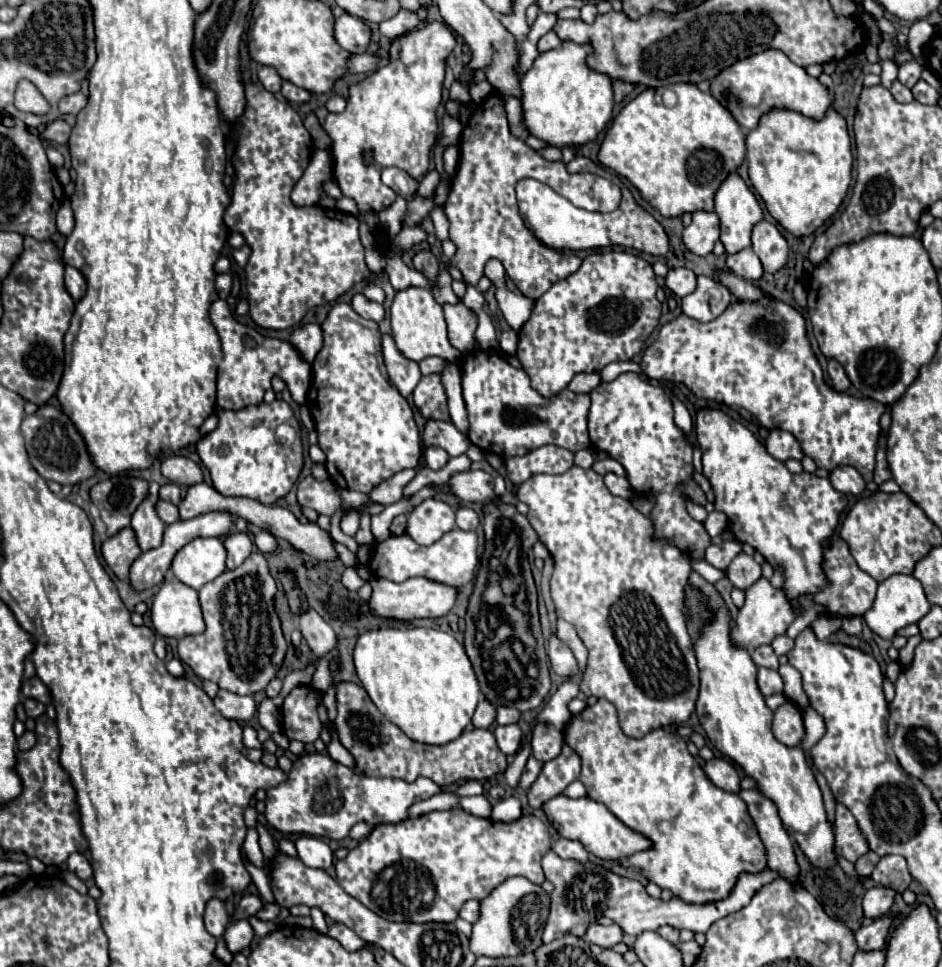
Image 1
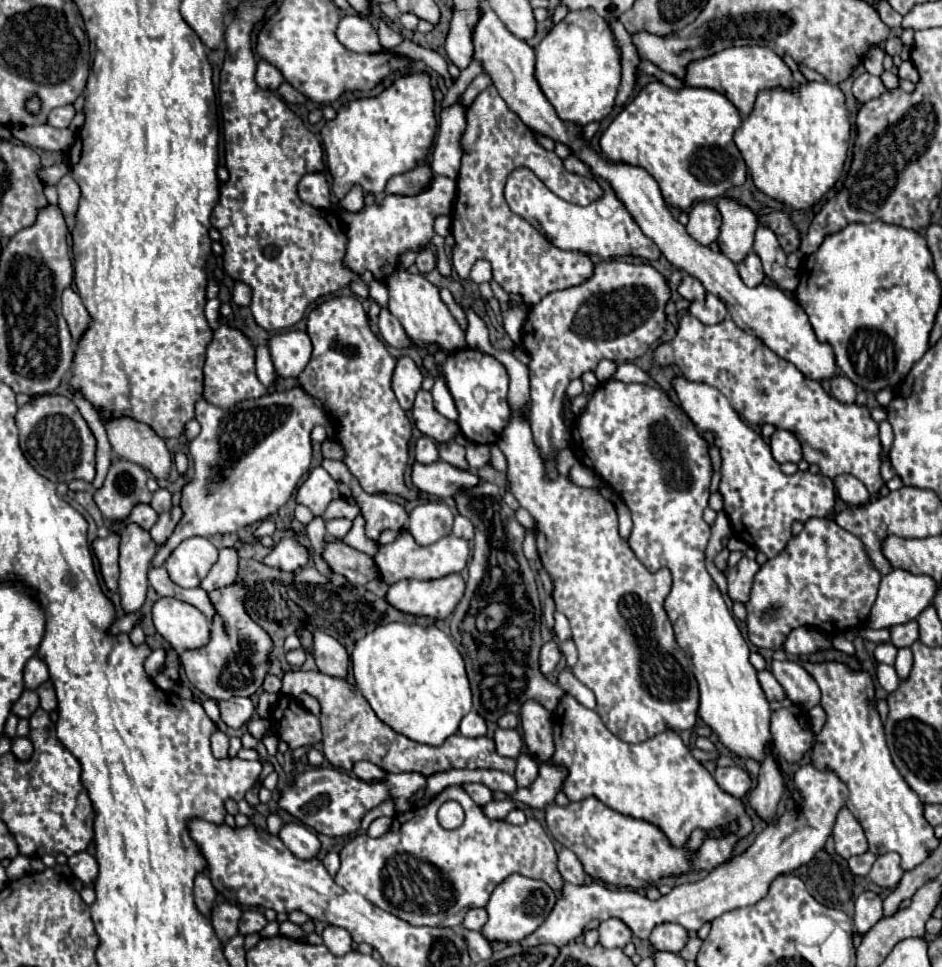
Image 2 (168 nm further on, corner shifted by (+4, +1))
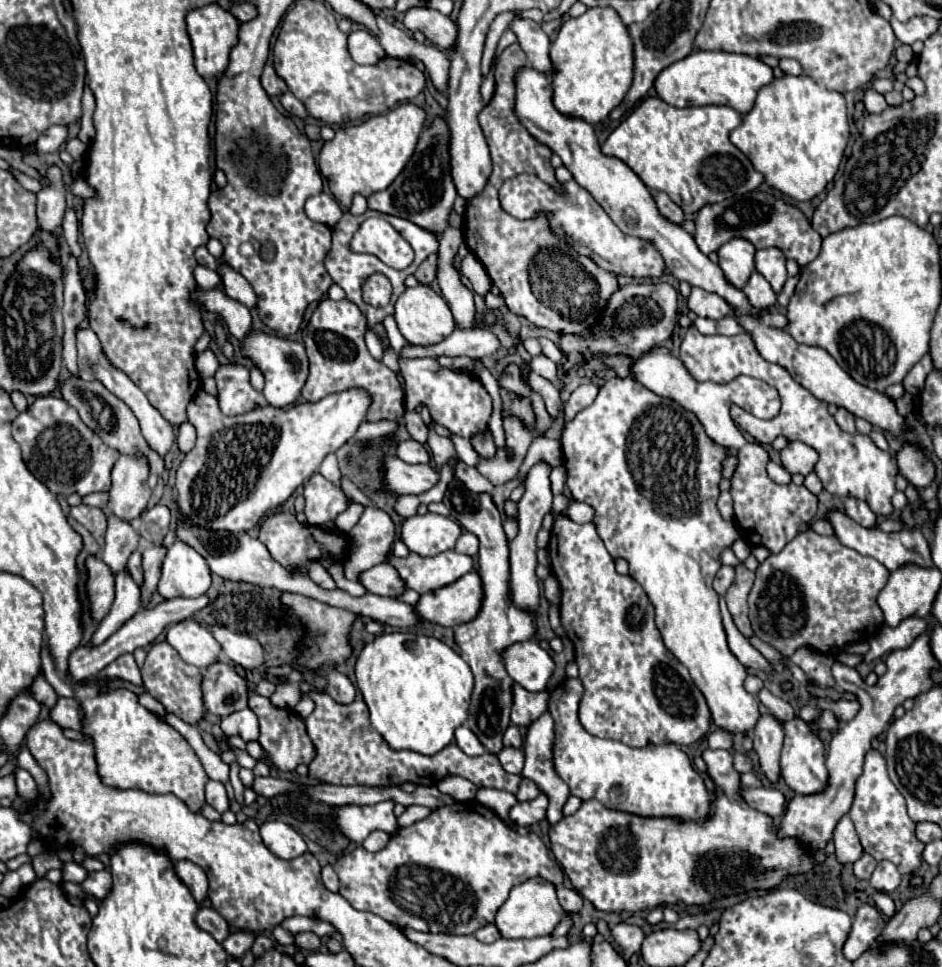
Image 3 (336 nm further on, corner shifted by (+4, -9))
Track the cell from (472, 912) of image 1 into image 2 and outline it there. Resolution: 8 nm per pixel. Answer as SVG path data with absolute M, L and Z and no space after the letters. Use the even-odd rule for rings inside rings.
M470 909L468 913L466 913L466 917L464 917L464 927L466 929L474 929L474 931L480 931L482 929L482 925L486 923L486 919L488 919L488 915L486 915L486 909Z

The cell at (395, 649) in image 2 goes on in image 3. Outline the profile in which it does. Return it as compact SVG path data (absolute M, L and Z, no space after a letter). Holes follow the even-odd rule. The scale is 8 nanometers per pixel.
M408 631L376 635L356 661L356 685L370 709L370 721L376 733L384 737L392 751L416 751L434 755L454 741L454 731L468 717L474 677L468 663L436 637L416 635Z

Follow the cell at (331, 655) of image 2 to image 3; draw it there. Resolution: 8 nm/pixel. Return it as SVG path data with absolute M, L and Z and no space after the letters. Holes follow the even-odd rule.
M332 669L332 671L328 671L326 679L328 679L328 695L330 695L336 703L348 705L348 703L354 701L356 689L354 689L352 681L350 681L344 673L340 673L338 669Z

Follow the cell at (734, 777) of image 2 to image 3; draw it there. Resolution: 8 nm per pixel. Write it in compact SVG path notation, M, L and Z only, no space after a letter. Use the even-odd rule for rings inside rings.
M760 787L760 789L742 789L742 797L746 799L746 803L756 809L762 811L770 817L780 817L786 809L786 797L774 789L774 787Z

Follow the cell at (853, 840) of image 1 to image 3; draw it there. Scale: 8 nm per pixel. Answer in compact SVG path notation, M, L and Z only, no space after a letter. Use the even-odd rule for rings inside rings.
M844 815L834 829L834 845L836 845L836 857L840 863L854 863L864 853L858 833L848 815Z

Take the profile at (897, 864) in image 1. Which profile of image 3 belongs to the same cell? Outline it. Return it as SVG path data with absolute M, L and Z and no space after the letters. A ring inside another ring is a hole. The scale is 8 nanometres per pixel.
M878 861L870 877L870 885L878 891L894 891L900 885L900 873L890 861Z

